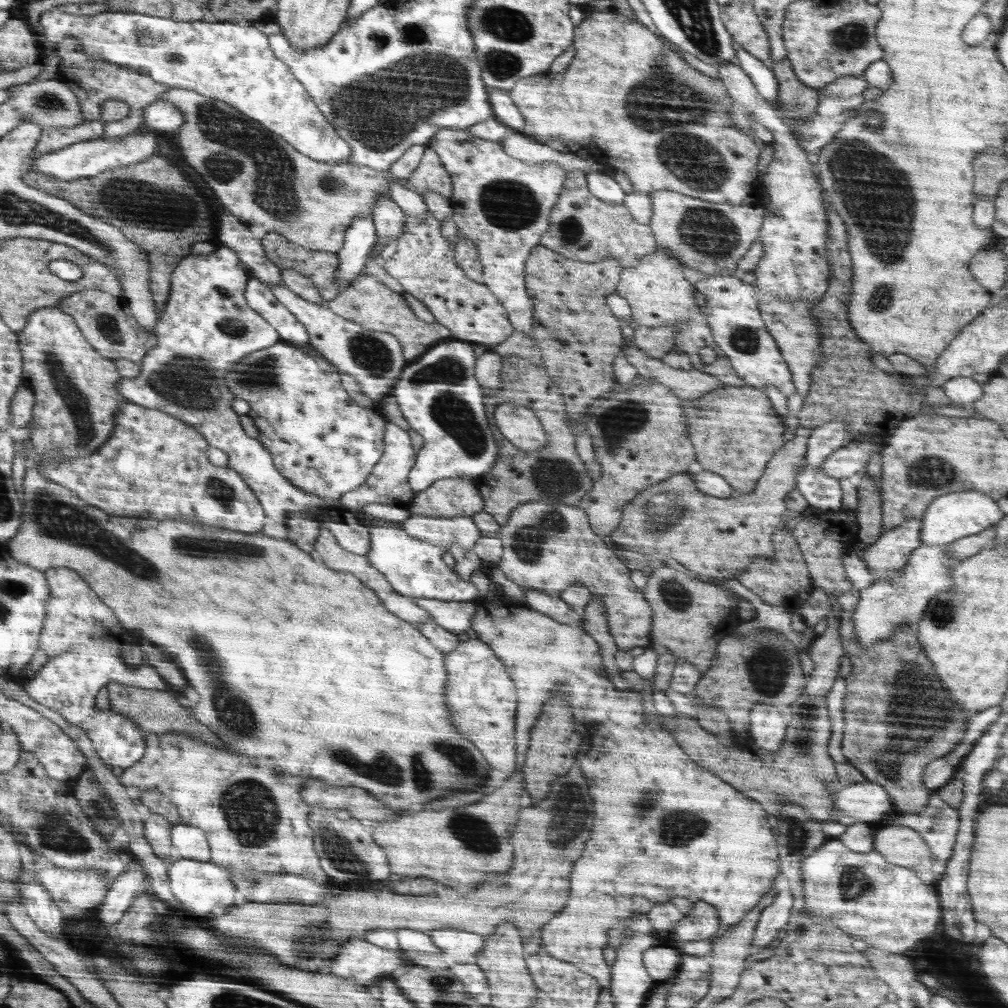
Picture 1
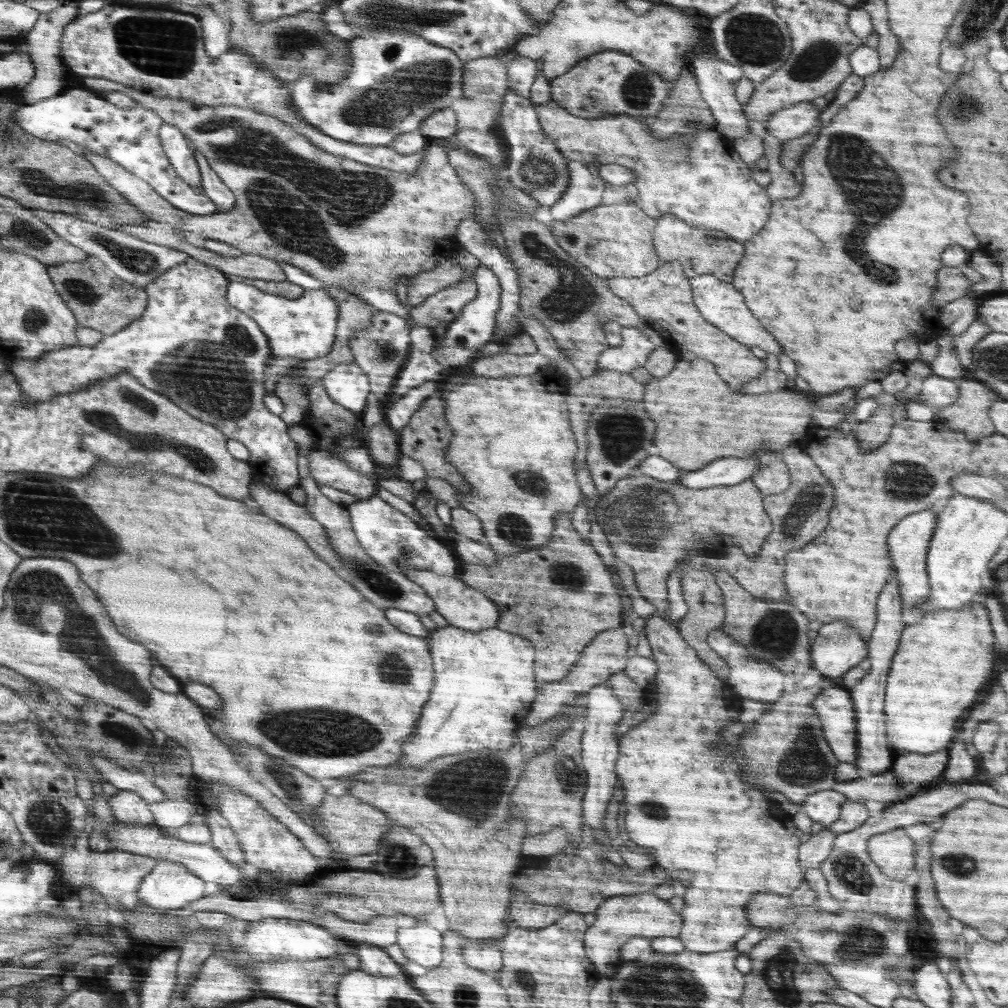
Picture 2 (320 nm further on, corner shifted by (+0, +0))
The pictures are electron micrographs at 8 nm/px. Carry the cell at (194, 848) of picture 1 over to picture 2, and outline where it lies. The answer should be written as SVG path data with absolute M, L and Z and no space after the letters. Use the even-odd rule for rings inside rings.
M165 799L150 804L151 813L154 815L155 824L165 831L180 828L185 825L192 813L196 813L194 801L185 799Z

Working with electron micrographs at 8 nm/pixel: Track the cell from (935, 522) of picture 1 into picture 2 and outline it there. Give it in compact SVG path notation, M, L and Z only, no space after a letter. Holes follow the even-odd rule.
M934 505L929 509L908 515L901 522L898 522L887 536L890 559L892 559L892 567L895 568L895 579L899 586L900 600L904 608L923 606L930 594L926 558L932 533L938 524L938 518L940 518L938 517L939 507L941 505Z

